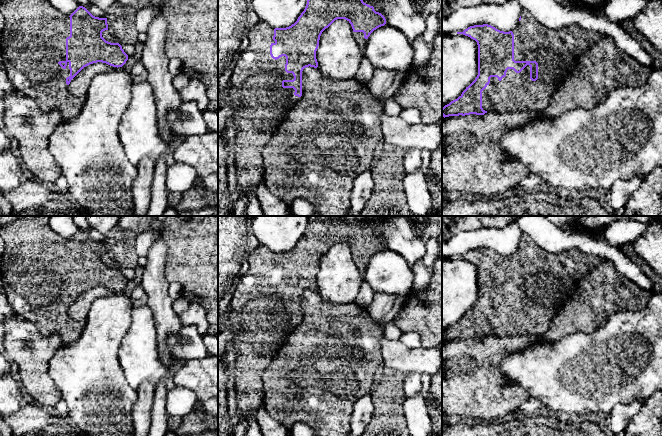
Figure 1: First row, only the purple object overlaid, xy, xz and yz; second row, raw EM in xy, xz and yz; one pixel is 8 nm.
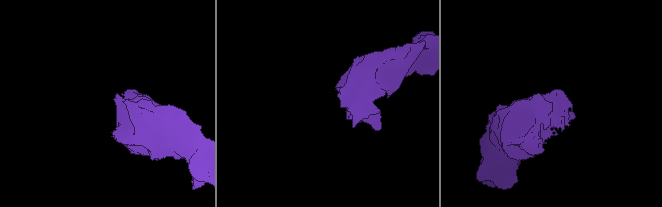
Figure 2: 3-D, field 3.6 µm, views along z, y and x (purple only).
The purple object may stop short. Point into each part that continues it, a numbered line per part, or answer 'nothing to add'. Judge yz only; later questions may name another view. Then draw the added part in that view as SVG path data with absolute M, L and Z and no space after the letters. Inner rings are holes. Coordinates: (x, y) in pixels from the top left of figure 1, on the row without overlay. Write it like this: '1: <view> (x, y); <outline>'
1: yz (556, 275); M522 234L521 244L512 255L514 258L514 284L536 285L538 287L538 303L530 303L530 290L527 289L520 297L508 293L501 305L491 301L490 307L482 315L482 332L487 336L509 338L513 336L543 337L549 330L554 316L570 298L572 290L590 270L606 259L585 254L578 249L559 253L549 253L540 248L529 236Z

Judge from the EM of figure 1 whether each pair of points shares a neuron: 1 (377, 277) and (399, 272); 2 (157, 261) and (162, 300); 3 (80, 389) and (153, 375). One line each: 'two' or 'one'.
1: one
2: one
3: two

